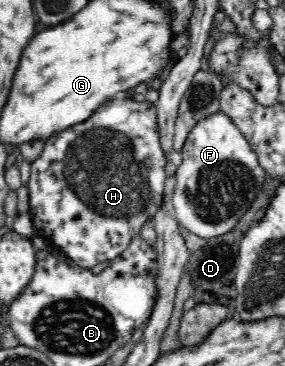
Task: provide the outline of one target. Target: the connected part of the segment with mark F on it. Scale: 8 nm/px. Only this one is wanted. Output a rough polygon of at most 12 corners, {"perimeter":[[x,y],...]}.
{"perimeter":[[232,119],[196,123],[170,182],[204,239],[248,211],[265,169]]}

